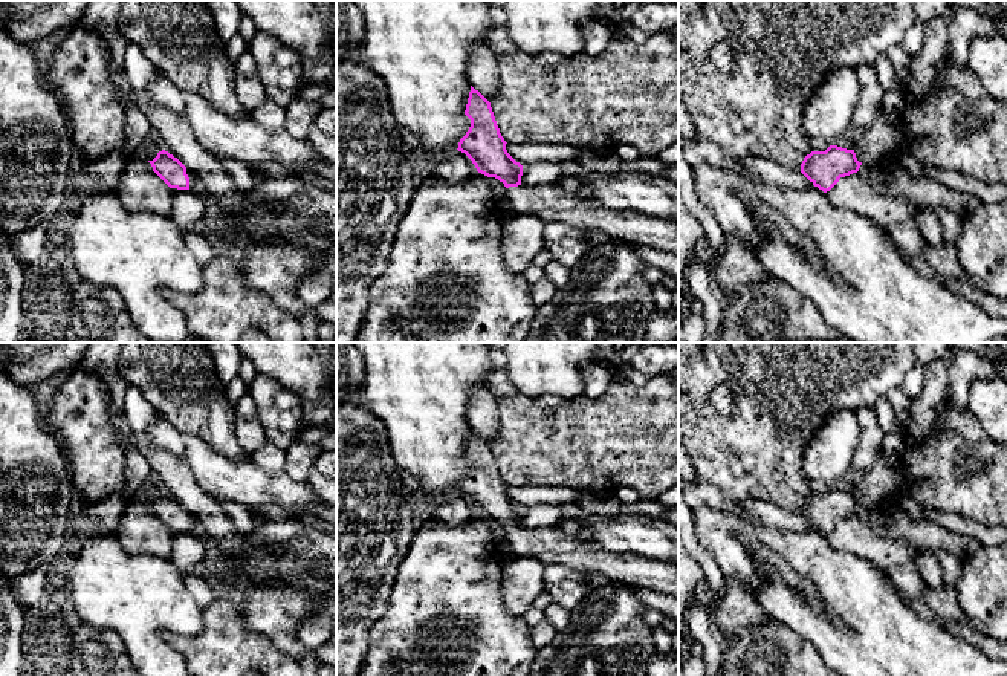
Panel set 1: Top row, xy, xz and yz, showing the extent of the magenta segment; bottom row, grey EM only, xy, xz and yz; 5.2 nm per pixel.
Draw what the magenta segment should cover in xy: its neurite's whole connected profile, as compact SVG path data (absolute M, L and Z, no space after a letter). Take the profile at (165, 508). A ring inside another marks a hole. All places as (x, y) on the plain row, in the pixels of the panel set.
M162 492L153 503L148 503L153 514L170 529L177 532L199 531L197 517L185 509L177 500Z

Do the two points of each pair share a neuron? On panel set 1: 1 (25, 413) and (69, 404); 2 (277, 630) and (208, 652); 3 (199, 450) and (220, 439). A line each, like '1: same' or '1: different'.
1: different
2: different
3: different

